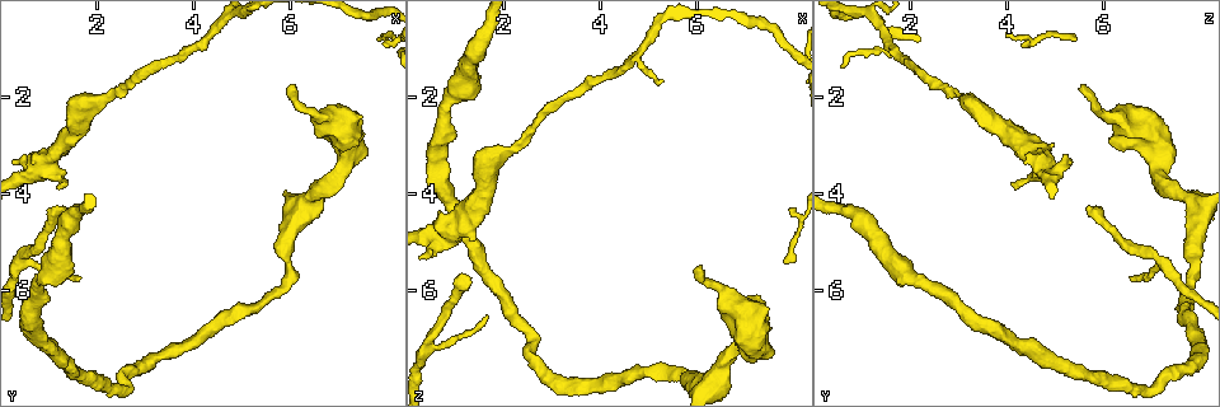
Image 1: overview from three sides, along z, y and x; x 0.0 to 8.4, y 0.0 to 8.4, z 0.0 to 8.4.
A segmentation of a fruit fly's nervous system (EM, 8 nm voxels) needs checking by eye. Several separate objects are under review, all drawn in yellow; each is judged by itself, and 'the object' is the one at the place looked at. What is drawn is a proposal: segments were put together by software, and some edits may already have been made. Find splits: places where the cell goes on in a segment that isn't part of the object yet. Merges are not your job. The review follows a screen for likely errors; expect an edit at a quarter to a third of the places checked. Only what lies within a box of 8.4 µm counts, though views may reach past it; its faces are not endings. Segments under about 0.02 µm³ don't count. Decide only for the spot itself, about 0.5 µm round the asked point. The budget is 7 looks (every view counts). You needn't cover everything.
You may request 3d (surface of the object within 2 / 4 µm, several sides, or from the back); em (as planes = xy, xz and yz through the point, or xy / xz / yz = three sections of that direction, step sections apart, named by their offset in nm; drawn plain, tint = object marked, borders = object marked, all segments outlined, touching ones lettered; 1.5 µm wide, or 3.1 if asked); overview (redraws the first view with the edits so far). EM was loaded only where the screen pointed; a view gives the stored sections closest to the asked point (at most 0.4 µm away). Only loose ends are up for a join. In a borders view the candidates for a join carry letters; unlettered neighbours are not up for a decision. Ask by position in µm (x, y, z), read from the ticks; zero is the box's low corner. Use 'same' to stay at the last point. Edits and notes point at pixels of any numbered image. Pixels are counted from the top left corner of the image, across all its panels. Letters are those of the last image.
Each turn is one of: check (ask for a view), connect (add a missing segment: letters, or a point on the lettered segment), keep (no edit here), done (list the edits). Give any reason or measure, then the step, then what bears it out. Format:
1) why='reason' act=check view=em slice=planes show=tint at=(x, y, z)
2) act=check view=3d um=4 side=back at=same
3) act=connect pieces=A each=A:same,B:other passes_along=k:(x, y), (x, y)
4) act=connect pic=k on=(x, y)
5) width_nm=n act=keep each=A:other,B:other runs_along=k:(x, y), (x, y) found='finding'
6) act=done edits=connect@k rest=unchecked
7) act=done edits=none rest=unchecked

why='free end' act=check view=em slice=planes show=borders at=(6.00, 1.80, 5.55)

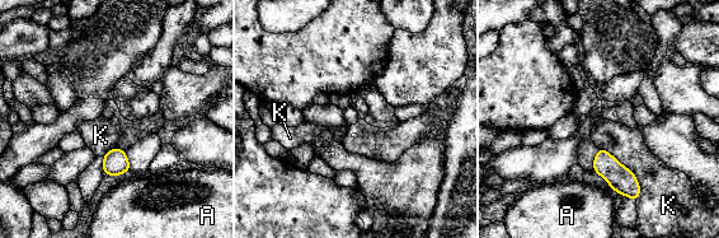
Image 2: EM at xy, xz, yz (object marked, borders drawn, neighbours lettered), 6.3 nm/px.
act=keep each=A:other,K:other border=2:(598, 148), (634, 174), (637, 201) found='none of them fits'

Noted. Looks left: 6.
why='tapers out' act=check view=3d um=4 at=(1.20, 3.90, 4.20)

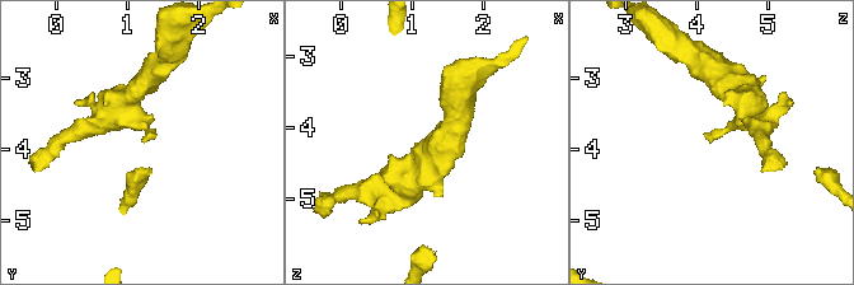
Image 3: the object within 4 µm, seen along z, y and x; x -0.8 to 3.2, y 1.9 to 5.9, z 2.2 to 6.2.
act=check view=em slice=planes show=borders at=(1.25, 3.90, 4.20)

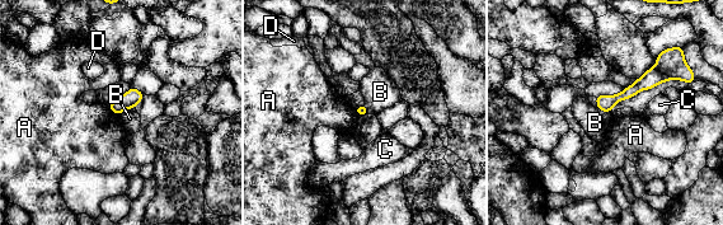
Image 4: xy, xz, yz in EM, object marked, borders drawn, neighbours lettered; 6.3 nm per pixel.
act=keep each=A:other,B:other,C:other,D:other border=4:(135, 106), (118, 113) found='none of them fits'

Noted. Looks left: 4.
why='branch stops here' act=check view=3d um=2 at=(1.70, 5.80, 6.60)

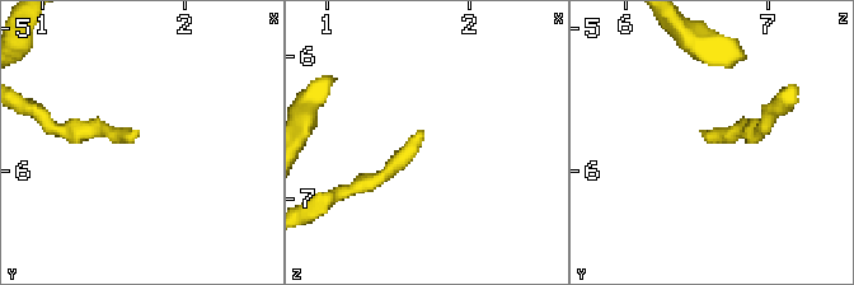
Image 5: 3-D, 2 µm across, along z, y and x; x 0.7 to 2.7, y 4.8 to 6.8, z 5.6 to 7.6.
why='shape alone is not enough' act=check view=em slice=planes show=borders at=(1.64, 5.78, 6.54)

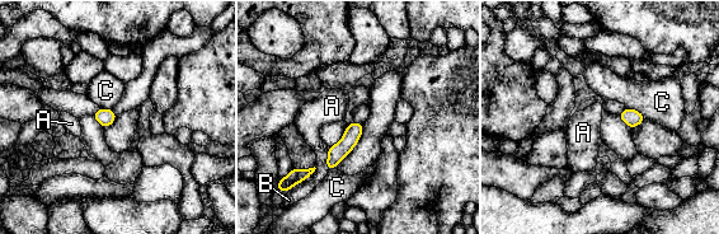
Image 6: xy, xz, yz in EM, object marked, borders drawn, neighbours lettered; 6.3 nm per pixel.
act=keep each=A:other,B:other,C:other runs_along=6:(358, 126), (329, 165) found='no lettered segment goes on from it'

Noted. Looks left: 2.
act=done edits=none rest=unchecked

